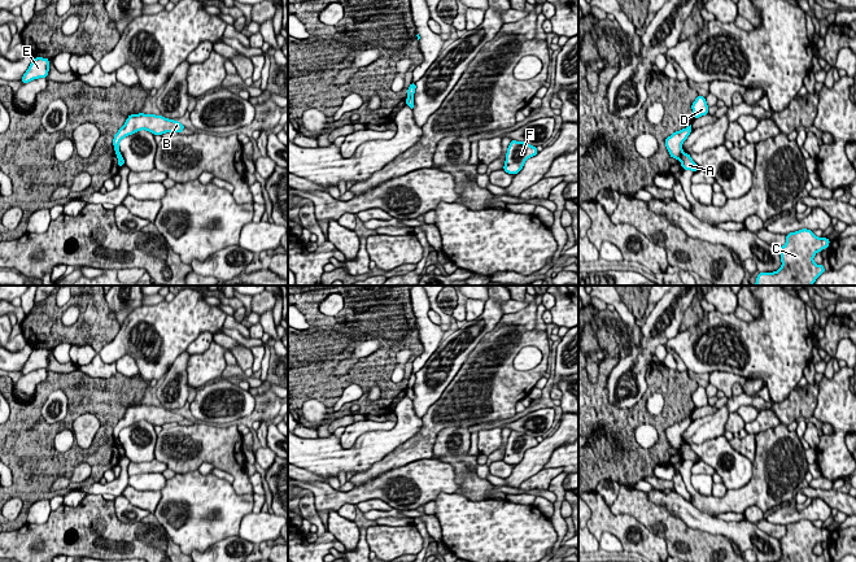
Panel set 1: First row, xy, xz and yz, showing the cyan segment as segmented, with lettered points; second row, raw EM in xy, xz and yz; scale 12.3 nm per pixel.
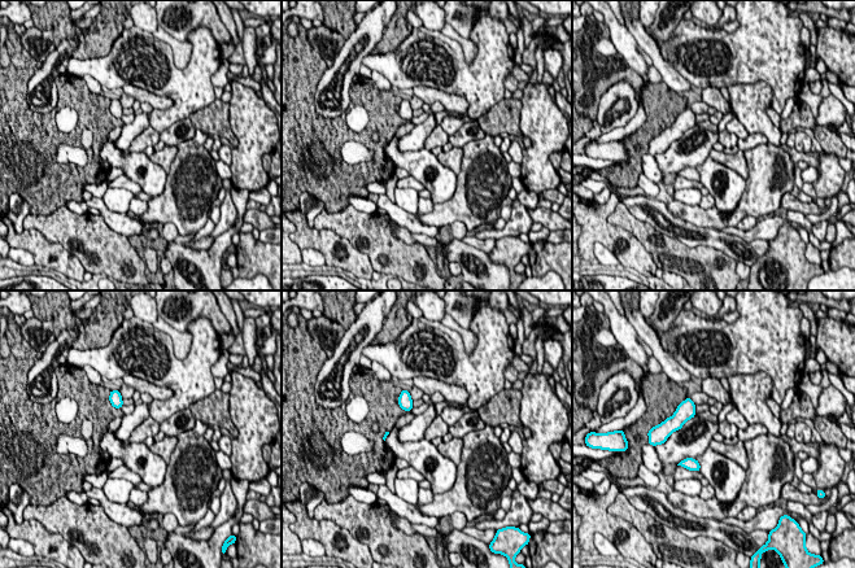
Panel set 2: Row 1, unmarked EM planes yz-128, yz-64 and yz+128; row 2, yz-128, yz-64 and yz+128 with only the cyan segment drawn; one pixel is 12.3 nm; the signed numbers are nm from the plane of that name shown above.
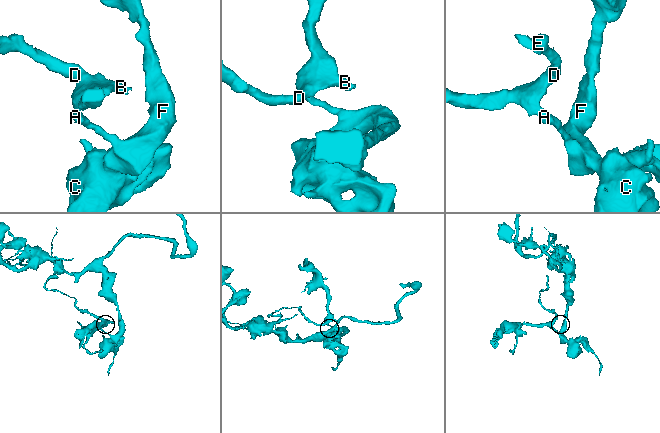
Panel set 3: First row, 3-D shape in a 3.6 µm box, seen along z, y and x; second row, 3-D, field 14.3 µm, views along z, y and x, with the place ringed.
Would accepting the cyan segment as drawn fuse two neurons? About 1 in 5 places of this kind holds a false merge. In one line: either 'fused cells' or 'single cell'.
fused cells

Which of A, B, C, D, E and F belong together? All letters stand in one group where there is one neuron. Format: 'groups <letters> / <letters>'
groups A C F / B D E

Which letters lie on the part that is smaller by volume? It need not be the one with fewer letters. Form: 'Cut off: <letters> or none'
Cut off: B, D, E

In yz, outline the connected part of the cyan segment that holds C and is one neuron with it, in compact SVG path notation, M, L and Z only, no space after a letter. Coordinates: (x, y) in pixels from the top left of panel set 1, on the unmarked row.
M807 519L790 523L786 528L786 535L778 539L782 557L777 562L825 562L824 556L813 553L813 548L829 537L827 528L817 528Z

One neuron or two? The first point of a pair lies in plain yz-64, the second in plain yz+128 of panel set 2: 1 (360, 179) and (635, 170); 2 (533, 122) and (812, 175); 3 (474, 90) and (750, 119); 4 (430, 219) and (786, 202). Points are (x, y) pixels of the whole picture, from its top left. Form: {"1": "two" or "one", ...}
{"1": "one", "2": "two", "3": "two", "4": "two"}

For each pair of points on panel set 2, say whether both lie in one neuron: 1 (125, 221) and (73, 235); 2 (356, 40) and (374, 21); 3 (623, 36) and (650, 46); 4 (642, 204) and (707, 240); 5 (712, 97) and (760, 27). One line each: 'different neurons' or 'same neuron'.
1: different neurons
2: same neuron
3: different neurons
4: same neuron
5: different neurons

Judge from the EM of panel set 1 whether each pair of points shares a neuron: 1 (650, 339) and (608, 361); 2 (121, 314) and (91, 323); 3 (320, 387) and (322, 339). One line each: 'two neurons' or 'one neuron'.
1: two neurons
2: two neurons
3: one neuron

